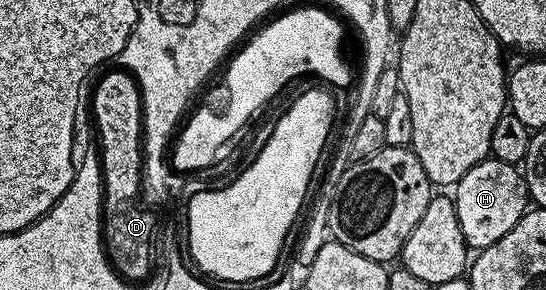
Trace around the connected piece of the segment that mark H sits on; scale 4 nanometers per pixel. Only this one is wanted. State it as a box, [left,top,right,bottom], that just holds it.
[453,156,529,252]

